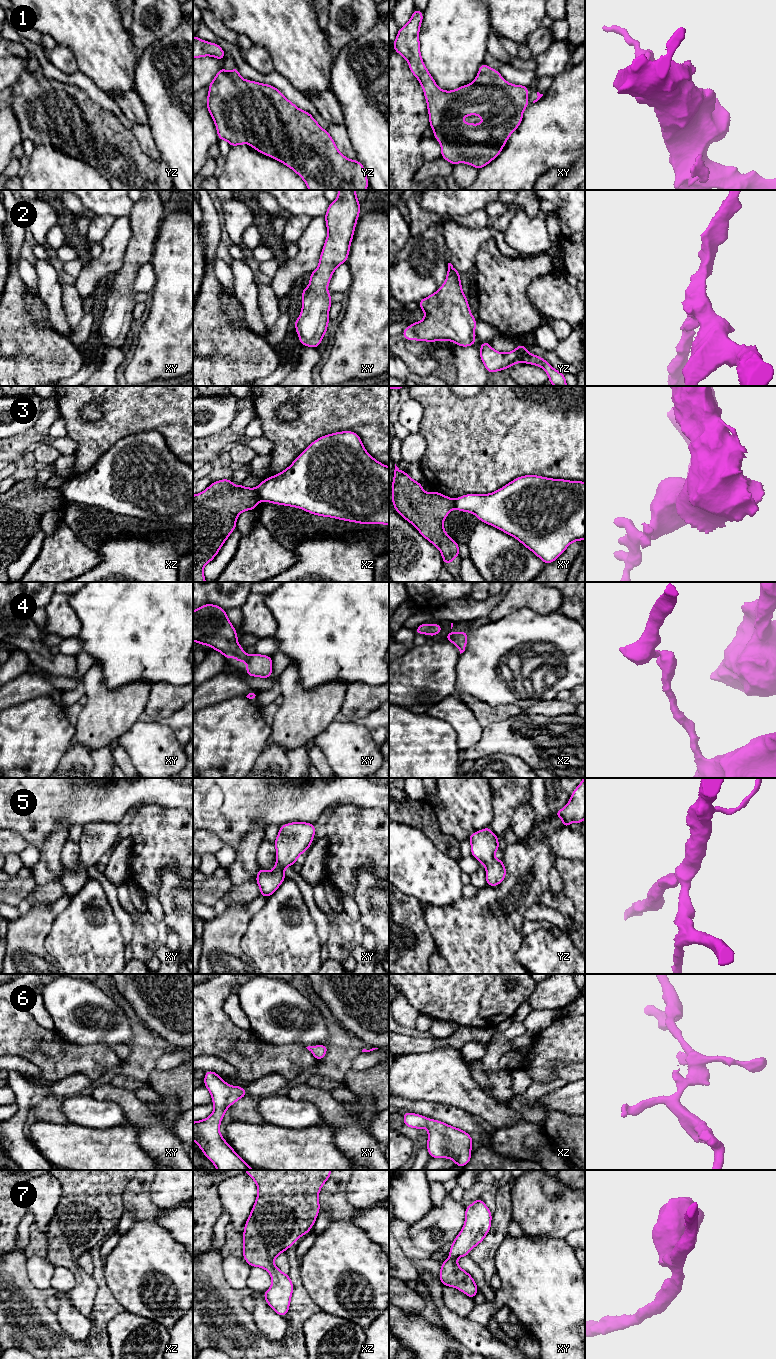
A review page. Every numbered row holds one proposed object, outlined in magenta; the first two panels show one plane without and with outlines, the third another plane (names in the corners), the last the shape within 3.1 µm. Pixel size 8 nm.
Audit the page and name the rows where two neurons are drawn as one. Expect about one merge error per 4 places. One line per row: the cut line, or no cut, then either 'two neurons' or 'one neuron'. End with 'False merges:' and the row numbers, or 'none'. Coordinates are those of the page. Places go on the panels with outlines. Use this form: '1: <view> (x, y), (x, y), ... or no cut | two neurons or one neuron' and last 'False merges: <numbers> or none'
1: no cut | one neuron
2: no cut | one neuron
3: xz (255, 488), (261, 499) | two neurons
4: no cut | one neuron
5: no cut | one neuron
6: no cut | one neuron
7: no cut | one neuron
False merges: 3

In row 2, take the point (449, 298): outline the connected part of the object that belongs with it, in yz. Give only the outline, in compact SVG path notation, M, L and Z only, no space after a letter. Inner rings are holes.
M448 263L444 284L430 296L419 301L425 317L402 332L403 337L417 341L453 341L457 346L475 344L477 320L470 312L467 297L462 291L460 273Z

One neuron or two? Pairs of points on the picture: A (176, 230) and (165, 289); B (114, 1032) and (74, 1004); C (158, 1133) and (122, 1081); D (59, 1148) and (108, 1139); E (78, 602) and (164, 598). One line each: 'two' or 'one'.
A: one
B: one
C: two
D: one
E: one

